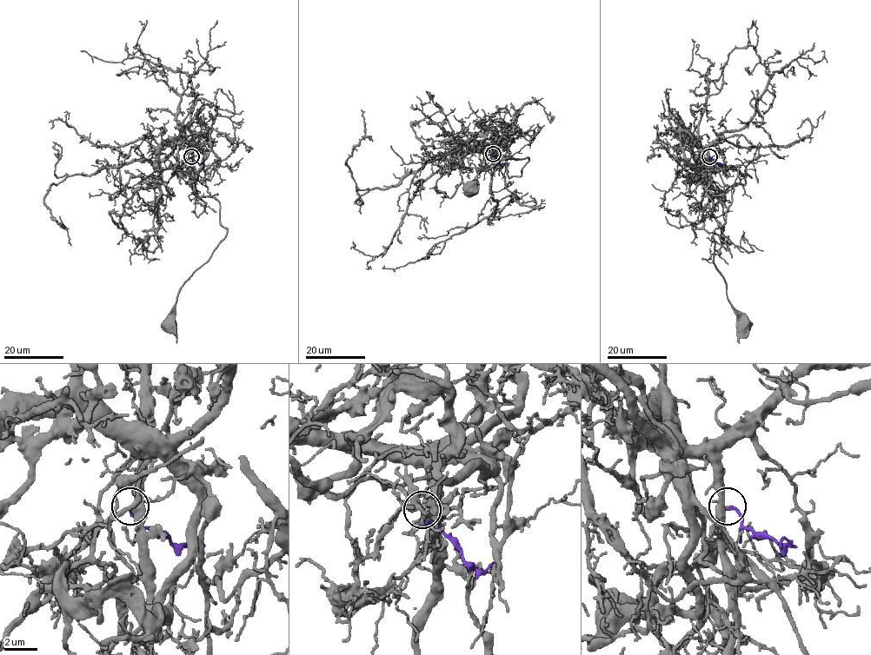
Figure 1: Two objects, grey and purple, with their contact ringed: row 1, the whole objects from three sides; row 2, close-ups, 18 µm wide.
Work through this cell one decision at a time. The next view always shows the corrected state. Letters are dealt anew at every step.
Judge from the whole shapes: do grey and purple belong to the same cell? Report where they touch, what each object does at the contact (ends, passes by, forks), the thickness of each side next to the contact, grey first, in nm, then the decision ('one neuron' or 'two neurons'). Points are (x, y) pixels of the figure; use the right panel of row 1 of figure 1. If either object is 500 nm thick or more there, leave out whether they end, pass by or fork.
at (709, 156); grey forks there; purple ends there; 320 nm thick on the grey side, 190 nm on the other; two neurons

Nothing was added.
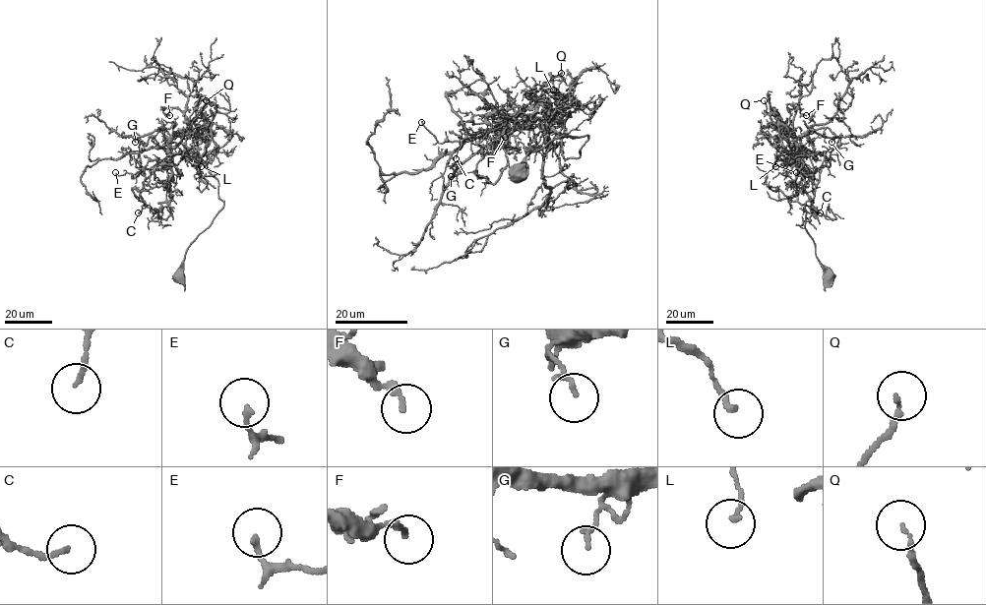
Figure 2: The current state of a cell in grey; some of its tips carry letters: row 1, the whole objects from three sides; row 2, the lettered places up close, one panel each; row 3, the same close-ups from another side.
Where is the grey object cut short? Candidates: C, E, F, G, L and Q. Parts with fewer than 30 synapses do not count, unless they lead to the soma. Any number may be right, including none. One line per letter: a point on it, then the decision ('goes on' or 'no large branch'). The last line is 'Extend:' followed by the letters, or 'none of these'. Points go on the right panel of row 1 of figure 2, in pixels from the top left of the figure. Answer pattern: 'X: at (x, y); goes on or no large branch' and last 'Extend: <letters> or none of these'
C: at (820, 212); no large branch
E: at (796, 172); no large branch
F: at (806, 115); no large branch
G: at (831, 142); no large branch
L: at (775, 166); no large branch
Q: at (764, 100); no large branch
Extend: none of these

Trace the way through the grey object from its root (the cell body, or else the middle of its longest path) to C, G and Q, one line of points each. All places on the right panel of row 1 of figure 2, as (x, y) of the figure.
C: (830, 279), (805, 228), (805, 204), (821, 169), (795, 138), (793, 163), (805, 171), (797, 201), (820, 212)
G: (830, 279), (805, 228), (805, 204), (821, 169), (792, 132), (814, 131), (831, 142)
Q: (830, 279), (805, 228), (805, 204), (814, 195), (821, 169), (813, 165), (787, 127), (766, 111), (764, 100)

